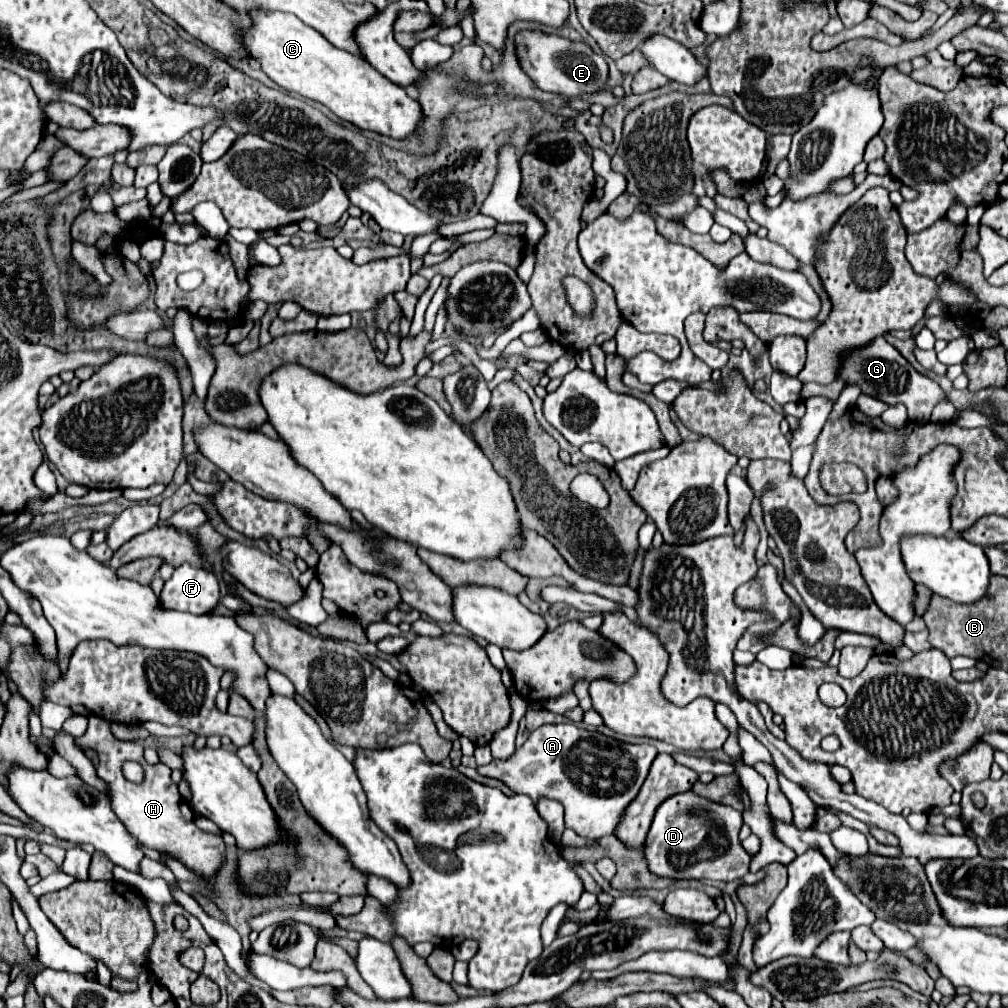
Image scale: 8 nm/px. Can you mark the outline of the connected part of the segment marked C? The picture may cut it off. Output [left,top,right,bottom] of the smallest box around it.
[244,12,422,140]

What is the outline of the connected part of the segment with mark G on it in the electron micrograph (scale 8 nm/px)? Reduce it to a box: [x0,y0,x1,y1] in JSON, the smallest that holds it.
[838,336,944,424]

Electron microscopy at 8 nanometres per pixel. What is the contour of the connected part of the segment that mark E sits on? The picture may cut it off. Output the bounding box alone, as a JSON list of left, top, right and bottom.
[516,32,608,98]

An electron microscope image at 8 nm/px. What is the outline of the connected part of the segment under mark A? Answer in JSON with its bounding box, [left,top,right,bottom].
[478,724,656,840]

